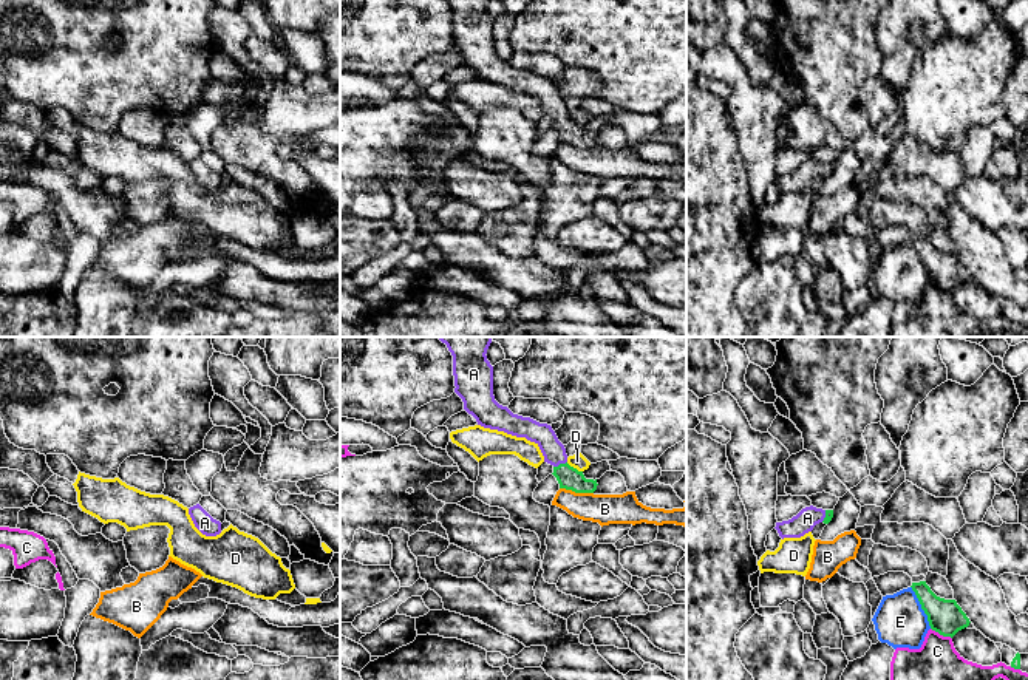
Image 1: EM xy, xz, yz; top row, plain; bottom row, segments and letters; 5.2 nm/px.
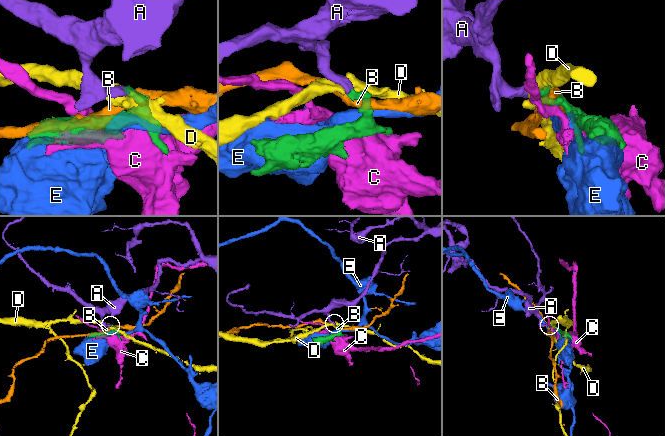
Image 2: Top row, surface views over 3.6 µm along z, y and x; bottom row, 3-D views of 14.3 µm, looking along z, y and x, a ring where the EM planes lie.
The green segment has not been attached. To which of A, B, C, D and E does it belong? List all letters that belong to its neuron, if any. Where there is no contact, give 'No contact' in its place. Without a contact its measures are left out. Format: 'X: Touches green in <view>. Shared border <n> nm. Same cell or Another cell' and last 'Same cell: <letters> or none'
A: Touches green in xz. Shared border 80 nm. Same cell
B: Touches green in xz. Shared border 180 nm. Another cell
C: Touches green in yz. Shared border 130 nm. Another cell
D: Touches green in xz. Shared border 100 nm. Another cell
E: Touches green in yz. Shared border 240 nm. Another cell
Same cell: A

